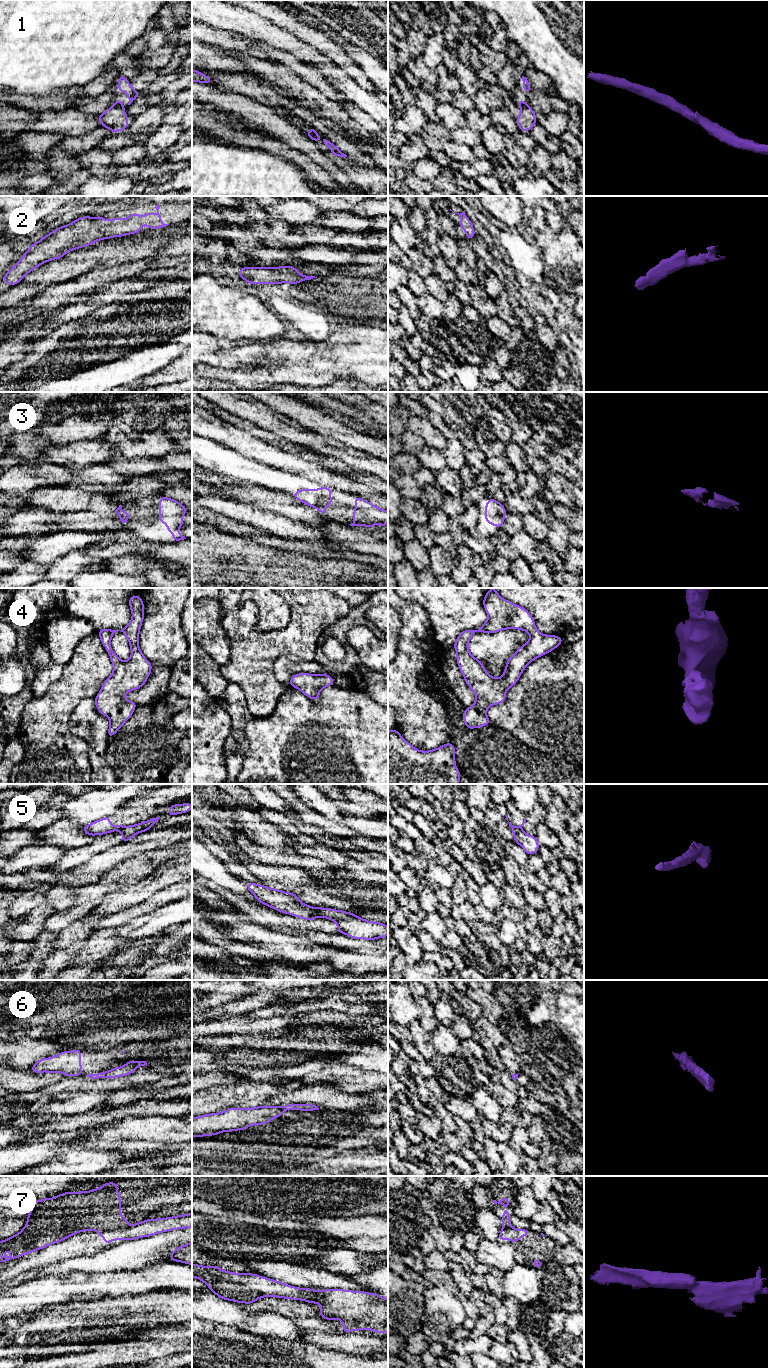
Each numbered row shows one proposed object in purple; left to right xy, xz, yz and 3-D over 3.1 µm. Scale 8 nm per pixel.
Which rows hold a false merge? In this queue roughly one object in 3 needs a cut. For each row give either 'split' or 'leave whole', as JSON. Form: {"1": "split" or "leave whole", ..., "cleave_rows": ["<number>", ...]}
{"1": "split", "2": "leave whole", "3": "leave whole", "4": "leave whole", "5": "split", "6": "leave whole", "7": "split", "cleave_rows": ["1", "5", "7"]}

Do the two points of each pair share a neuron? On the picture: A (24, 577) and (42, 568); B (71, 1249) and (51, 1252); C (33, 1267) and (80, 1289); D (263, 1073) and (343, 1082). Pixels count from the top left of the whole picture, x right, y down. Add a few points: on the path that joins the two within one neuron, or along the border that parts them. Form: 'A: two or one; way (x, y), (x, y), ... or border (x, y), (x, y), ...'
A: one; way (28, 573), (38, 570)
B: one; way (66, 1249), (56, 1252)
C: two; border (35, 1278), (22, 1284)
D: one; way (283, 1073), (317, 1070), (323, 1076)

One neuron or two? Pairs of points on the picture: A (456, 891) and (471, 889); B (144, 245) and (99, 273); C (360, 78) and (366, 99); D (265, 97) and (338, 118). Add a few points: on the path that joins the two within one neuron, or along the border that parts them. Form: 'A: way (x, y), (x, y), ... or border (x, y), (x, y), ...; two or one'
A: way (460, 891), (467, 890); one
B: border (119, 261), (108, 266), (96, 266), (88, 271); two
C: border (345, 73), (374, 95); two
D: border (290, 96), (294, 97), (314, 115); two

